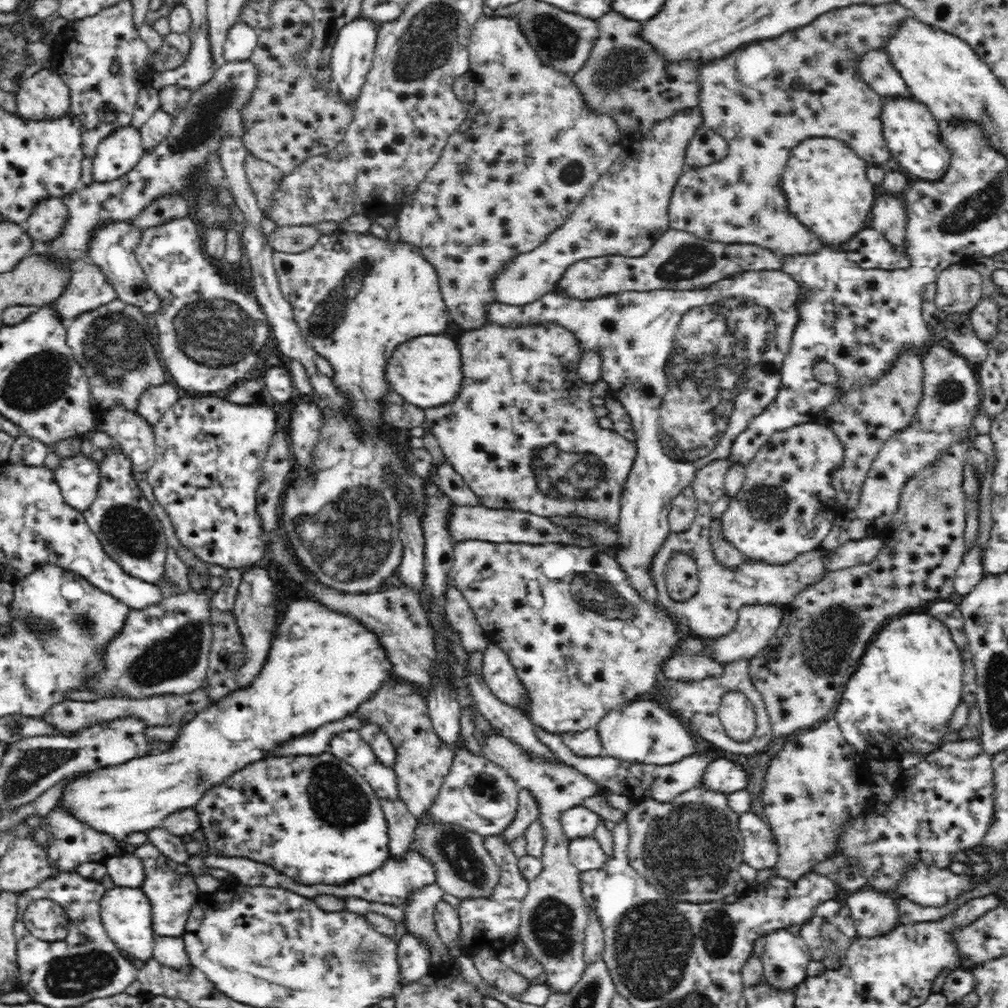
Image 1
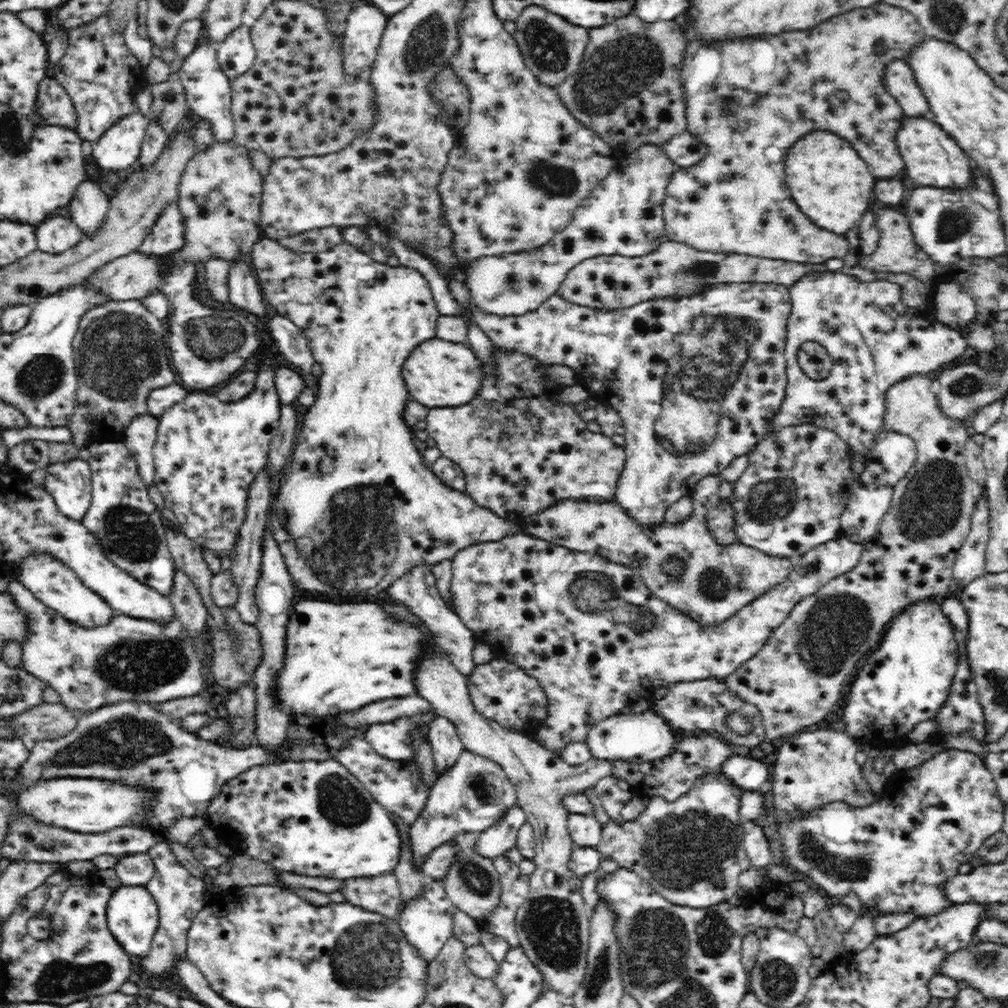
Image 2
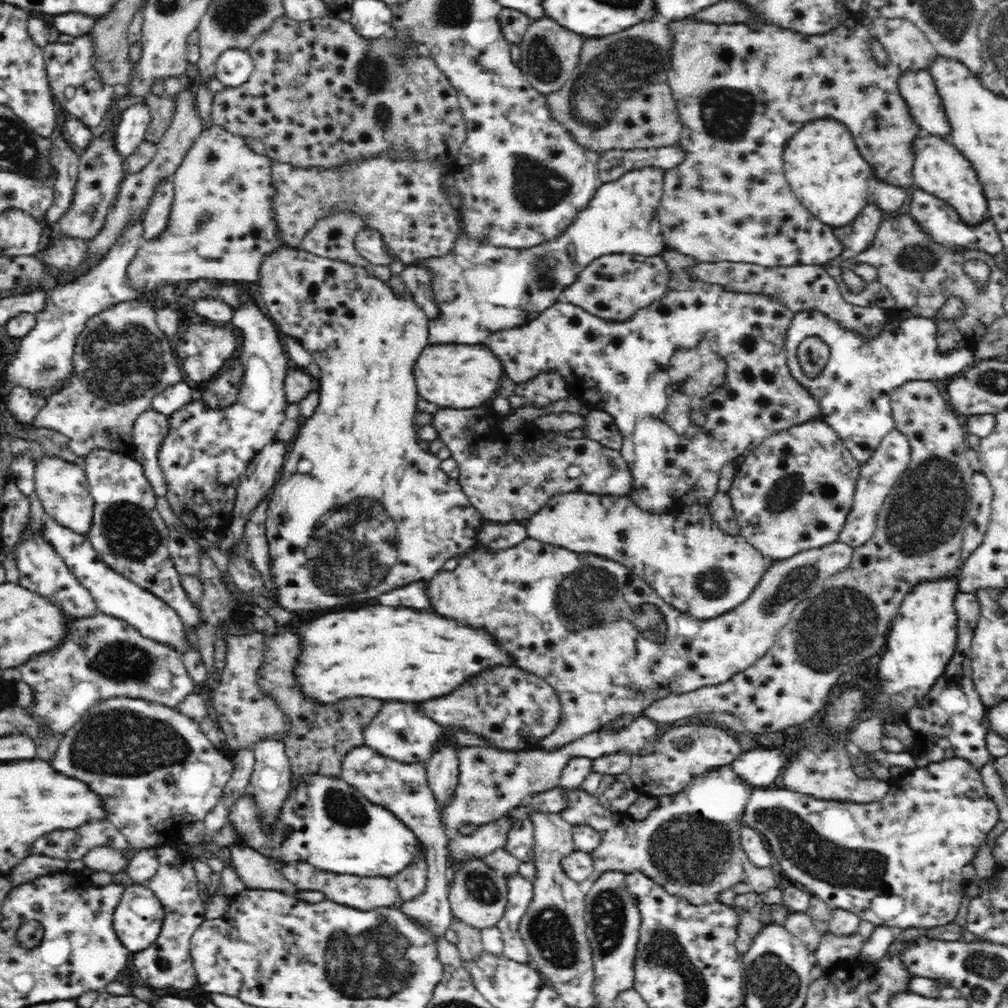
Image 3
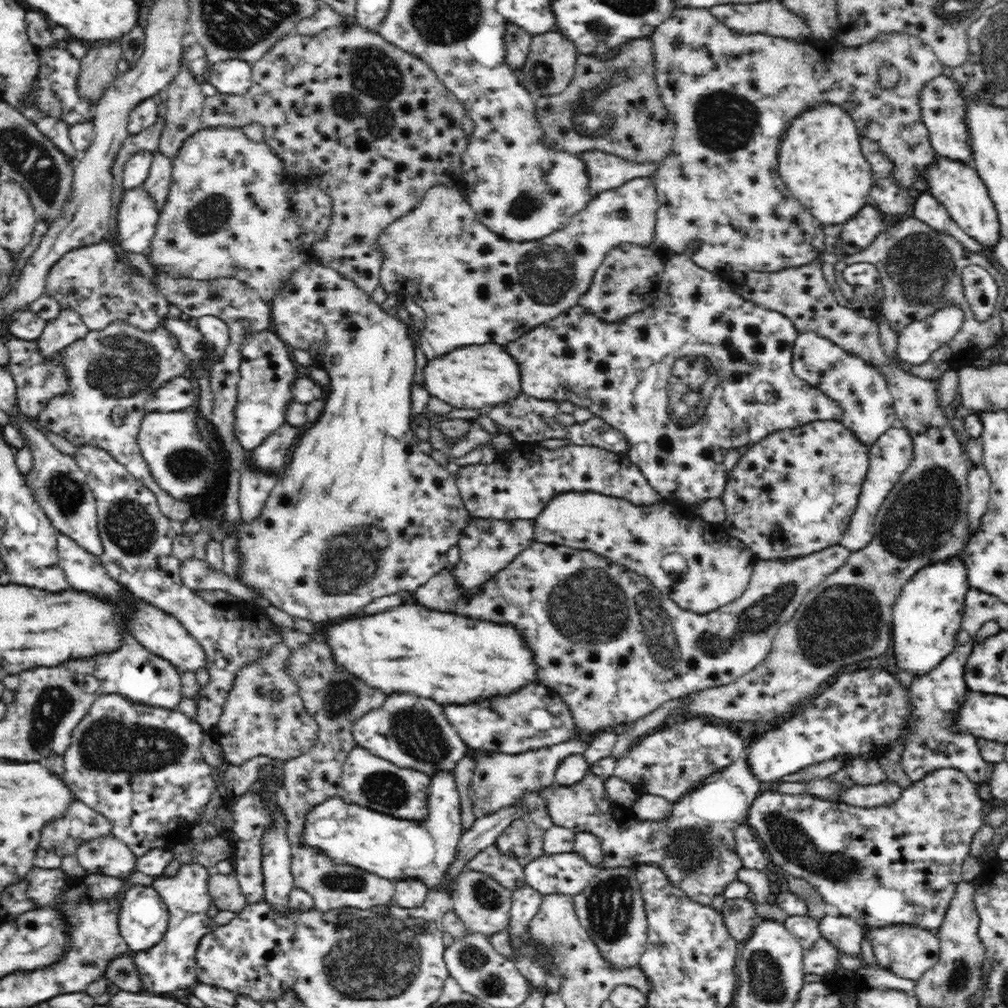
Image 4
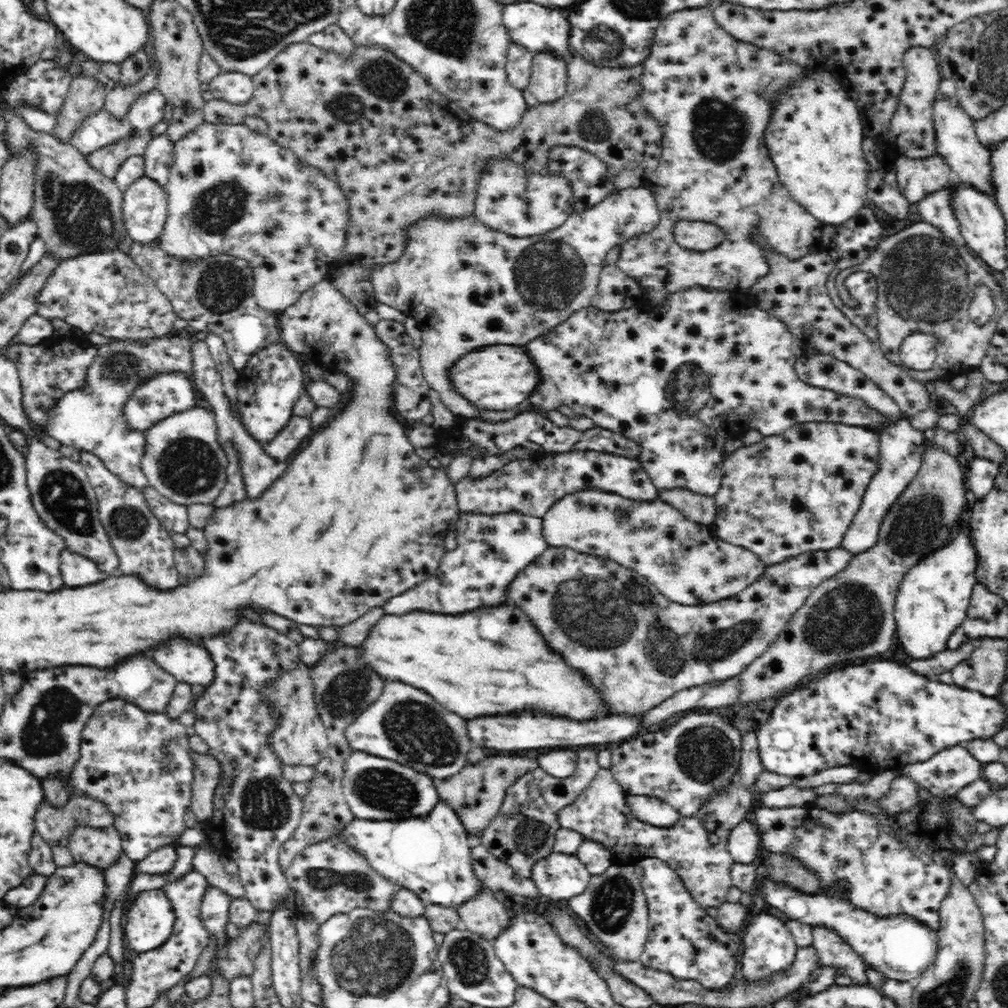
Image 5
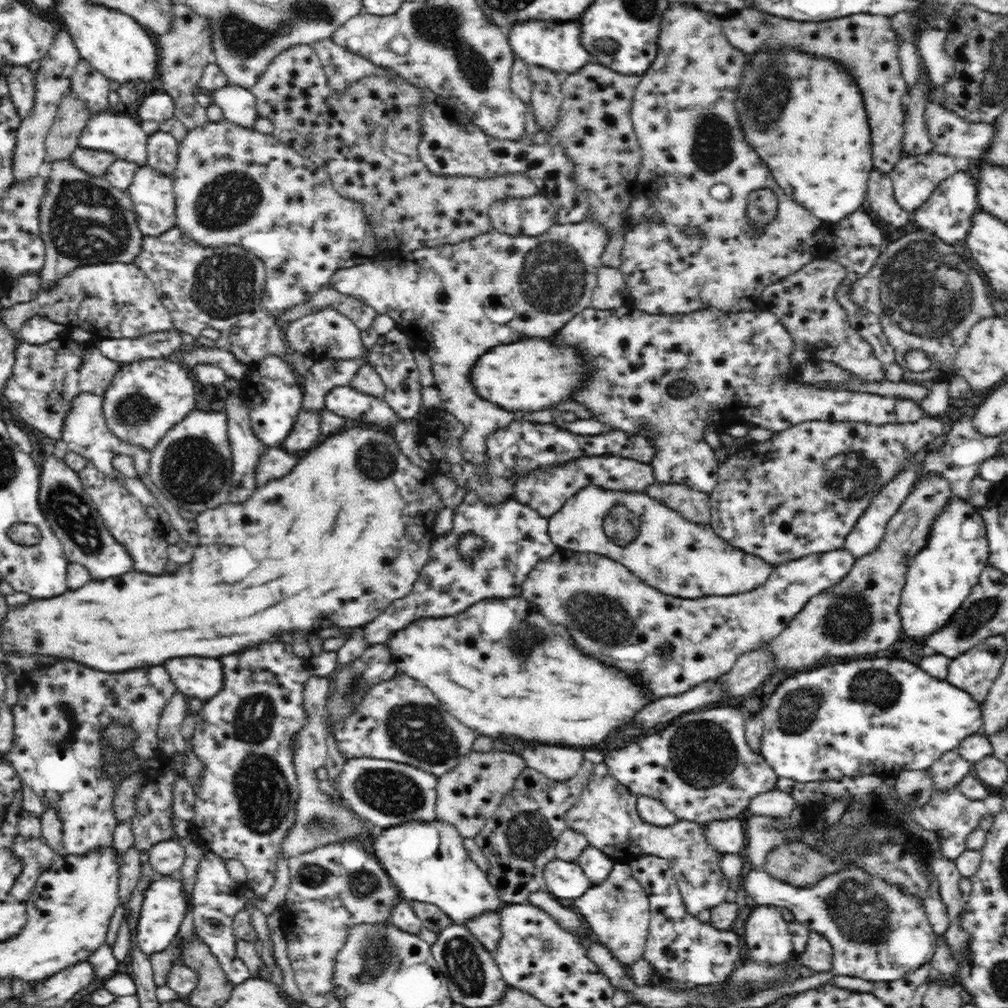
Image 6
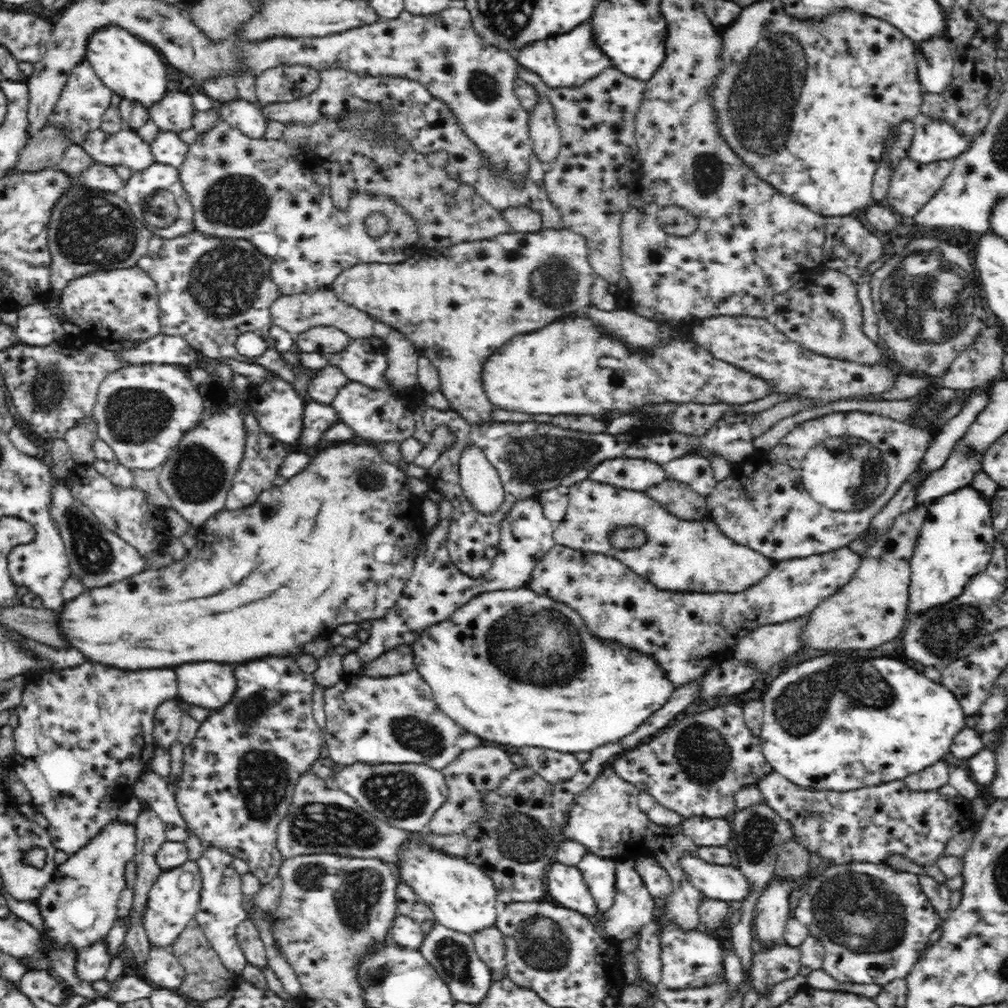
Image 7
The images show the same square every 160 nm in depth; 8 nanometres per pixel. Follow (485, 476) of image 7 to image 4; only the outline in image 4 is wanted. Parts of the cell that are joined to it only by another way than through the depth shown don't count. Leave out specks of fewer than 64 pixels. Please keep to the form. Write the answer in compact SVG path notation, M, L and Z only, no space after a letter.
M653 177L633 178L618 188L593 196L590 203L553 235L530 244L510 244L494 236L477 219L461 186L435 184L416 208L383 228L373 242L373 250L382 257L379 282L387 294L394 291L400 298L412 295L426 311L426 324L419 335L420 348L427 359L466 345L504 345L576 305L577 296L590 286L594 271L614 248L622 244L650 248L654 244L657 201Z

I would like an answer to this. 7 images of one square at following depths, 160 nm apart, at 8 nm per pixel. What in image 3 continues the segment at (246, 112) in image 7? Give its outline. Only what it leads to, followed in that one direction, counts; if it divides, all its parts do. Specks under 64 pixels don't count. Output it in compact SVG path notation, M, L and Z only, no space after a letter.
M228 47L216 61L215 77L226 87L236 88L247 82L254 68L254 60L248 49Z

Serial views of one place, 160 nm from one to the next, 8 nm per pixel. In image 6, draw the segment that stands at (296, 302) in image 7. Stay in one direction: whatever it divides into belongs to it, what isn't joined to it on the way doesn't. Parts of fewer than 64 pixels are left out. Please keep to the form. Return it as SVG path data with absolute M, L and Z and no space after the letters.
M328 285L316 292L316 295L310 298L308 302L300 304L300 306L292 308L288 312L284 312L284 314L279 315L277 318L282 322L289 323L300 315L308 313L312 307L325 307L326 305L337 308L344 315L349 316L361 331L366 331L367 328L370 328L374 317L377 315L376 309L368 305L364 299L340 292Z

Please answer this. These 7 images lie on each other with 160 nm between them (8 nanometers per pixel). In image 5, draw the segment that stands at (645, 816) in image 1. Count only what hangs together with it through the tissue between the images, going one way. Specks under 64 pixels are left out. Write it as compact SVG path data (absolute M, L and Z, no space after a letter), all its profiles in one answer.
M750 731L742 738L741 759L736 770L730 775L726 784L720 787L700 805L694 816L681 816L674 825L655 827L637 820L627 806L627 792L614 778L613 773L606 768L601 768L591 780L591 783L578 795L572 804L567 804L558 811L558 823L562 828L570 828L579 832L585 839L590 839L603 844L610 852L614 865L634 866L644 858L655 858L668 863L668 866L681 878L684 888L693 896L696 904L705 909L709 906L719 907L726 902L726 894L733 886L731 877L732 864L735 863L733 856L728 850L730 832L743 821L751 819L751 813L757 803L754 803L754 786L766 773L758 756L758 743L756 731Z

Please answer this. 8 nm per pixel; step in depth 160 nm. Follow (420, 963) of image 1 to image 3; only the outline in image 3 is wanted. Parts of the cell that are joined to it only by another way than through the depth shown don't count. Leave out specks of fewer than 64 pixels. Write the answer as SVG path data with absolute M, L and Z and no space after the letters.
M358 745L346 753L341 766L341 775L346 782L358 788L364 797L378 806L386 808L396 816L396 819L414 832L416 840L426 847L426 861L428 861L426 886L413 899L402 901L398 909L406 918L425 928L432 939L438 939L446 934L446 930L454 923L452 905L448 900L448 849L449 841L439 820L439 804L434 791L428 784L426 763L414 761L403 763L399 760L388 759L379 755L368 745Z

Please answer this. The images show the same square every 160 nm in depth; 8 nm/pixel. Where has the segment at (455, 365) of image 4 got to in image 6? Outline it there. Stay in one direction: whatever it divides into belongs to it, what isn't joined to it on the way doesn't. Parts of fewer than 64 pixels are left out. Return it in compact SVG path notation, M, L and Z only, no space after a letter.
M522 339L516 344L489 348L469 372L474 394L508 412L550 408L562 398L570 398L572 386L581 383L583 378L579 353L570 348L552 348L547 339Z

